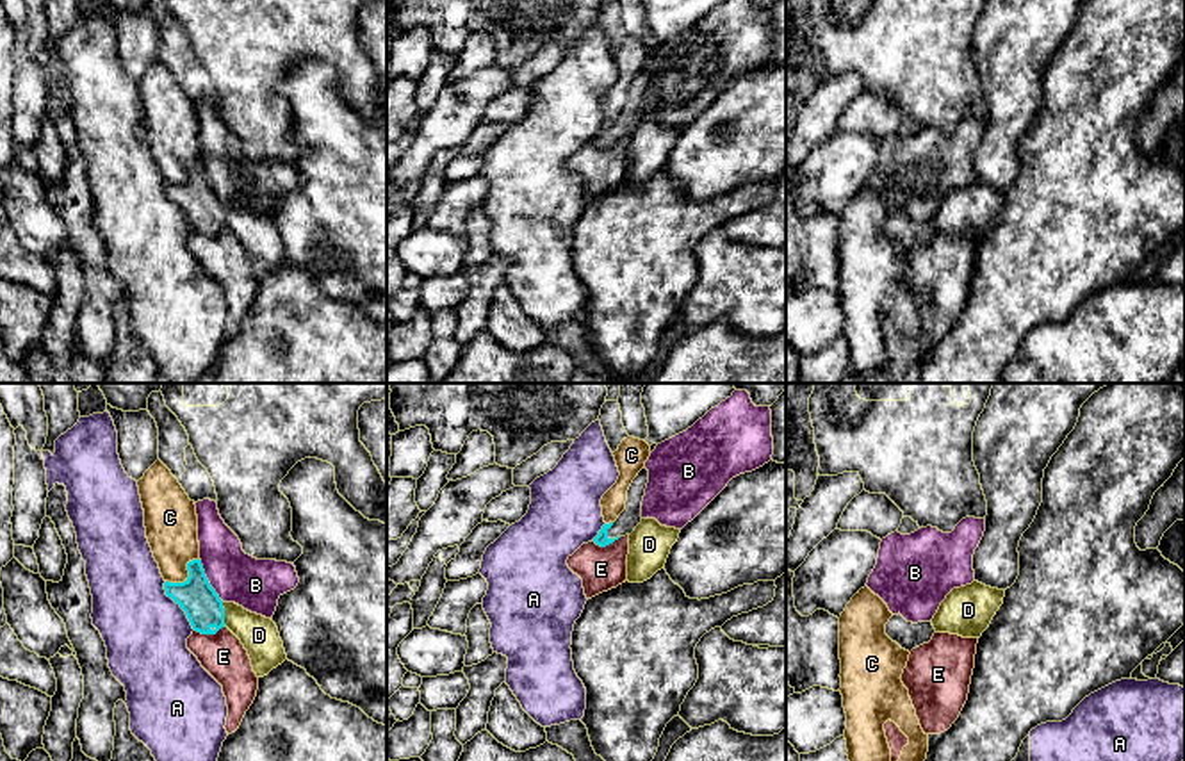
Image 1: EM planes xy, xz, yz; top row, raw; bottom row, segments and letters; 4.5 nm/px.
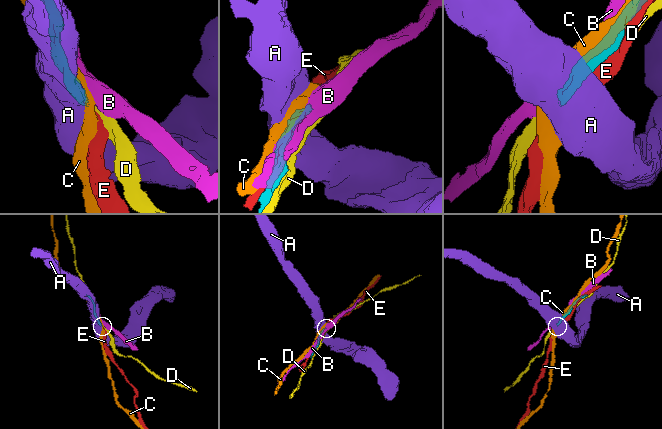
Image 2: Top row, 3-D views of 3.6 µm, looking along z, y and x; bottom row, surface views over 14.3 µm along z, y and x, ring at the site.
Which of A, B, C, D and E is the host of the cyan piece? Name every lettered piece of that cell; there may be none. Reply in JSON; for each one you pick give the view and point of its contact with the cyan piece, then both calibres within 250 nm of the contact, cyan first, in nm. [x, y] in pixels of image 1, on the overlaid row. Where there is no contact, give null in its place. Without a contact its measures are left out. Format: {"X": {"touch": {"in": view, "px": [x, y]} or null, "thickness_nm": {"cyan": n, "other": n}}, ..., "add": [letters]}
{"add": []}

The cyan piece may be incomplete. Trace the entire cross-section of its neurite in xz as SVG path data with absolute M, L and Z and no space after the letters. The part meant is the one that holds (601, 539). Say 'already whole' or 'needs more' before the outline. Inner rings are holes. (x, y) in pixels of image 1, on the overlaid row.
needs more | M643 467L627 490L625 510L615 522L604 524L599 535L593 538L597 545L606 547L620 536L631 535L634 531L634 528L642 522L642 501L647 483L649 471Z

